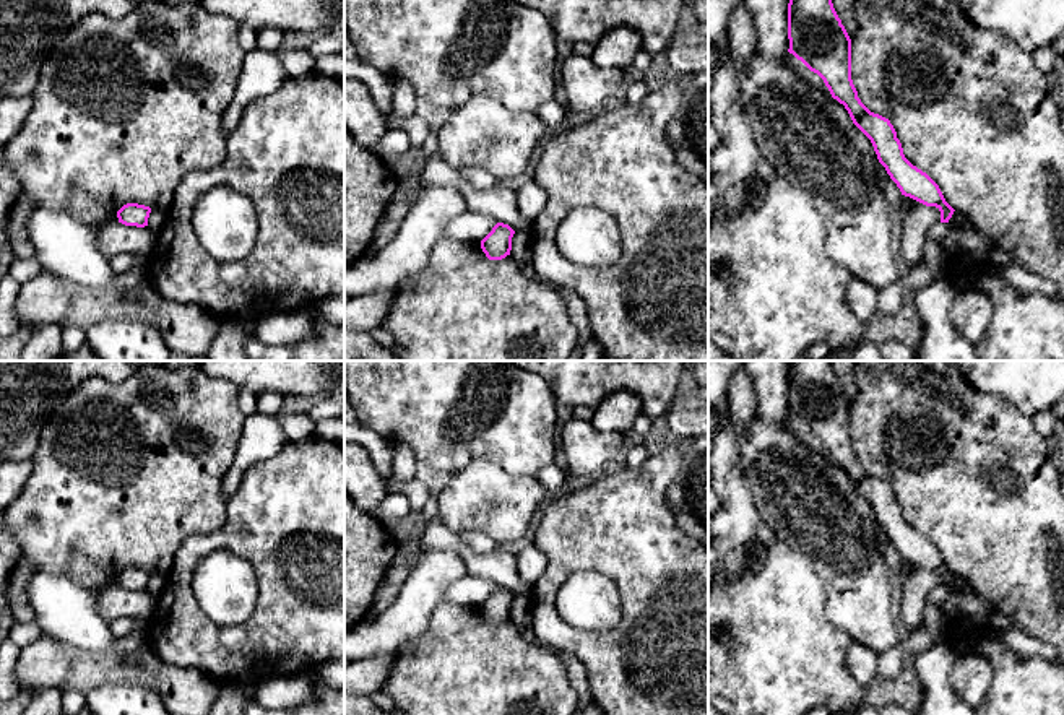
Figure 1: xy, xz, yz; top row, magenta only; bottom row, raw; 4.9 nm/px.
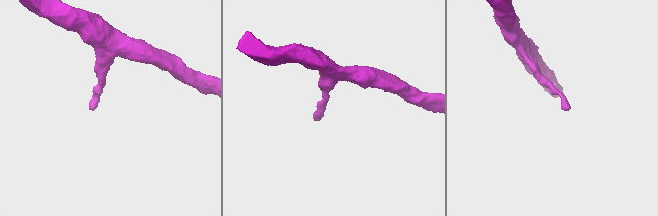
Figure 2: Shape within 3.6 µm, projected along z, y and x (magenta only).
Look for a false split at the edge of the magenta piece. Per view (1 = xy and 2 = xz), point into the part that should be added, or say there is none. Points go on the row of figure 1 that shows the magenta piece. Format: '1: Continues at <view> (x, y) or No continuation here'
1: No continuation here
2: No continuation here

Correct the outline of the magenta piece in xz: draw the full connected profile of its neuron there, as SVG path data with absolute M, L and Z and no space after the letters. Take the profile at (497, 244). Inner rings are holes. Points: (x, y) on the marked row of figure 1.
M497 223L481 240L481 249L489 260L502 260L510 255L515 231L504 223Z

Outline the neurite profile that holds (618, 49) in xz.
M616 28L595 44L591 60L601 68L625 70L634 65L642 47L642 36L637 29Z

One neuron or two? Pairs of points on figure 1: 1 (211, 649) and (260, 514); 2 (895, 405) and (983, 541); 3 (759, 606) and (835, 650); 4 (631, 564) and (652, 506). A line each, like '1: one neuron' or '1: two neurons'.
1: one neuron
2: one neuron
3: one neuron
4: one neuron

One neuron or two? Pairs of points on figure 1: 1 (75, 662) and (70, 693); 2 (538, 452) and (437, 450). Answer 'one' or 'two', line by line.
1: two
2: one

